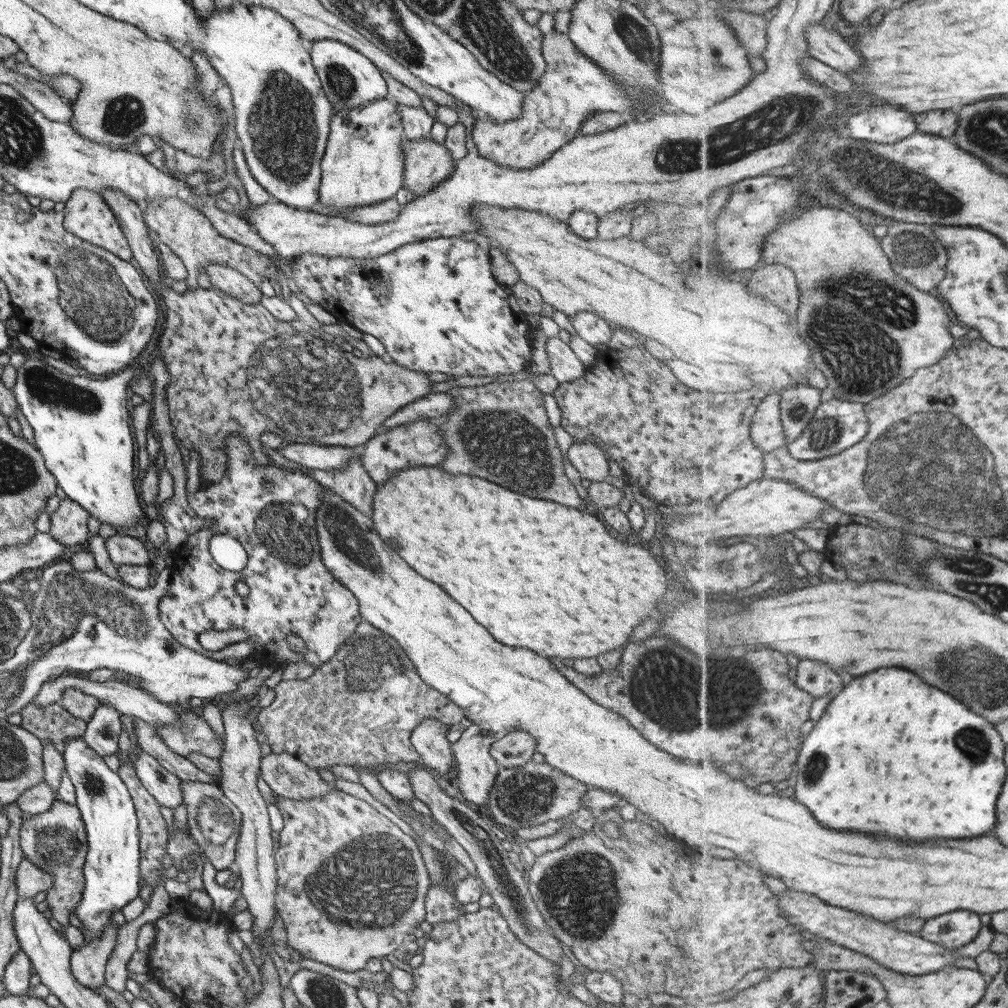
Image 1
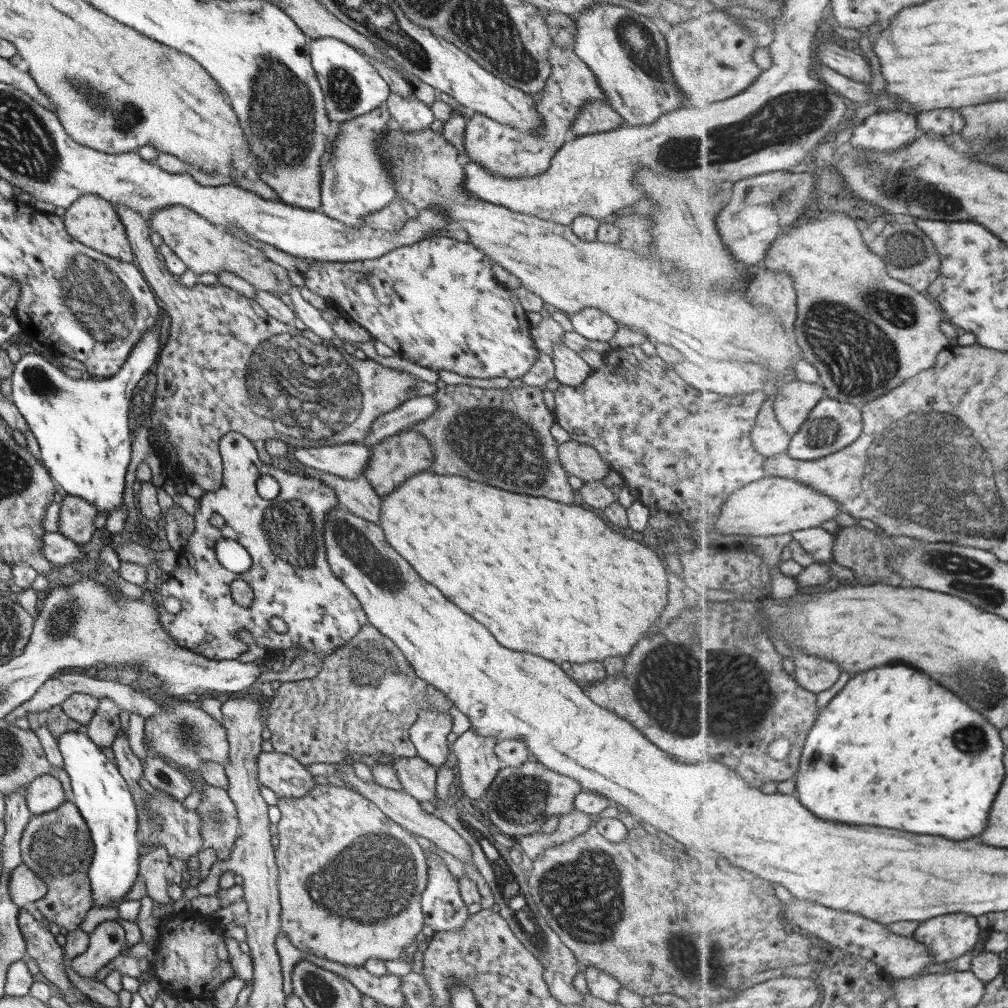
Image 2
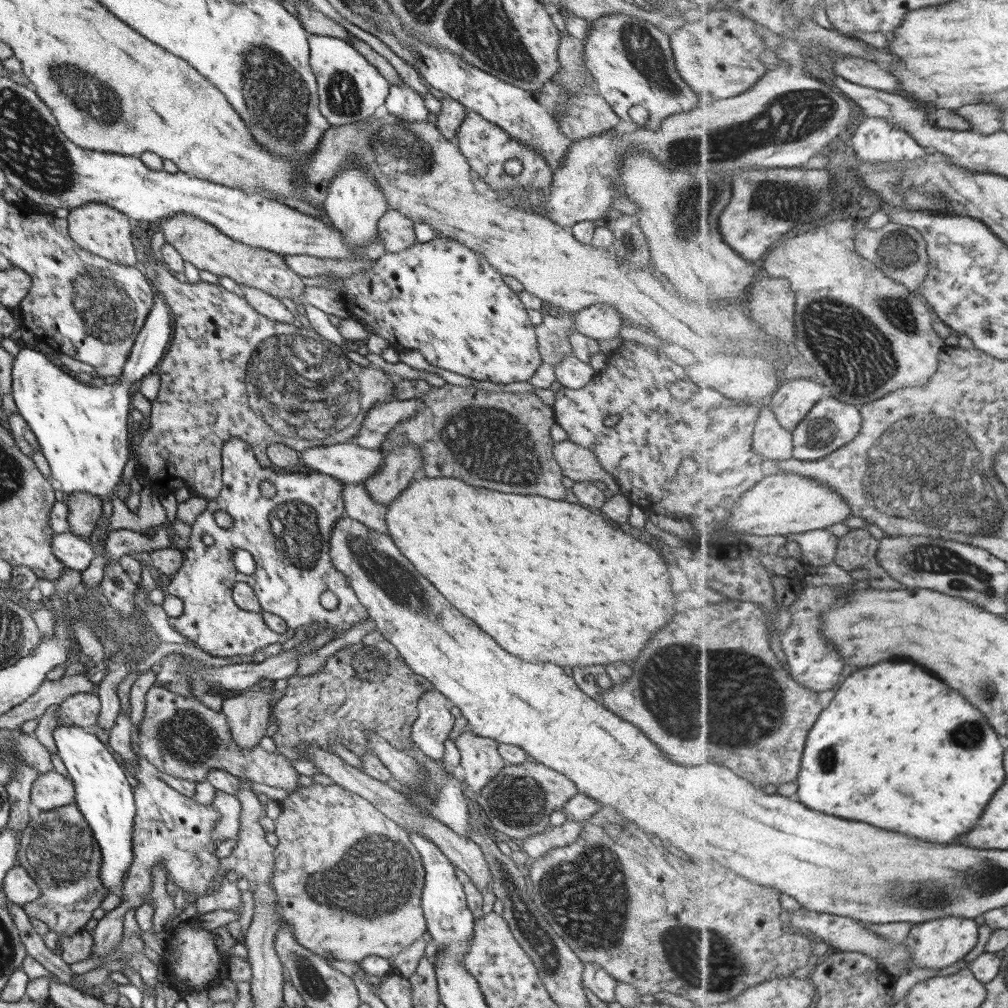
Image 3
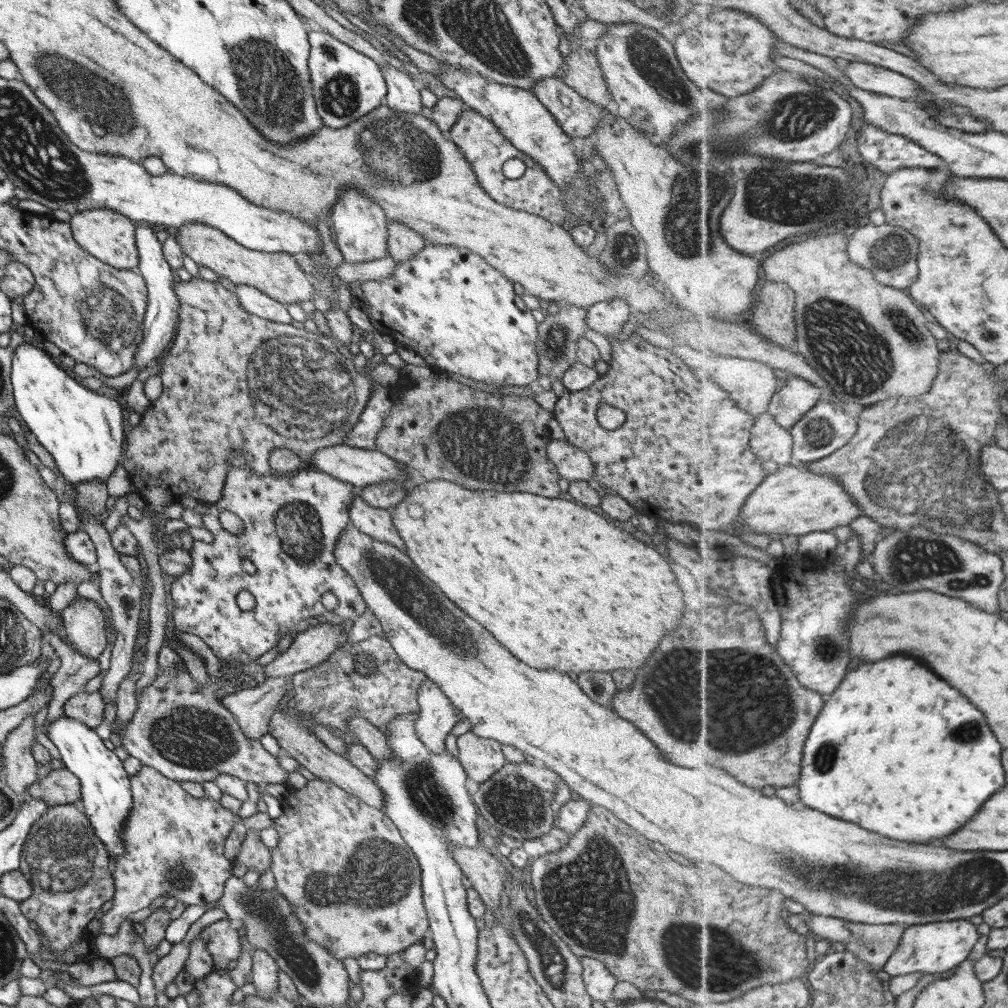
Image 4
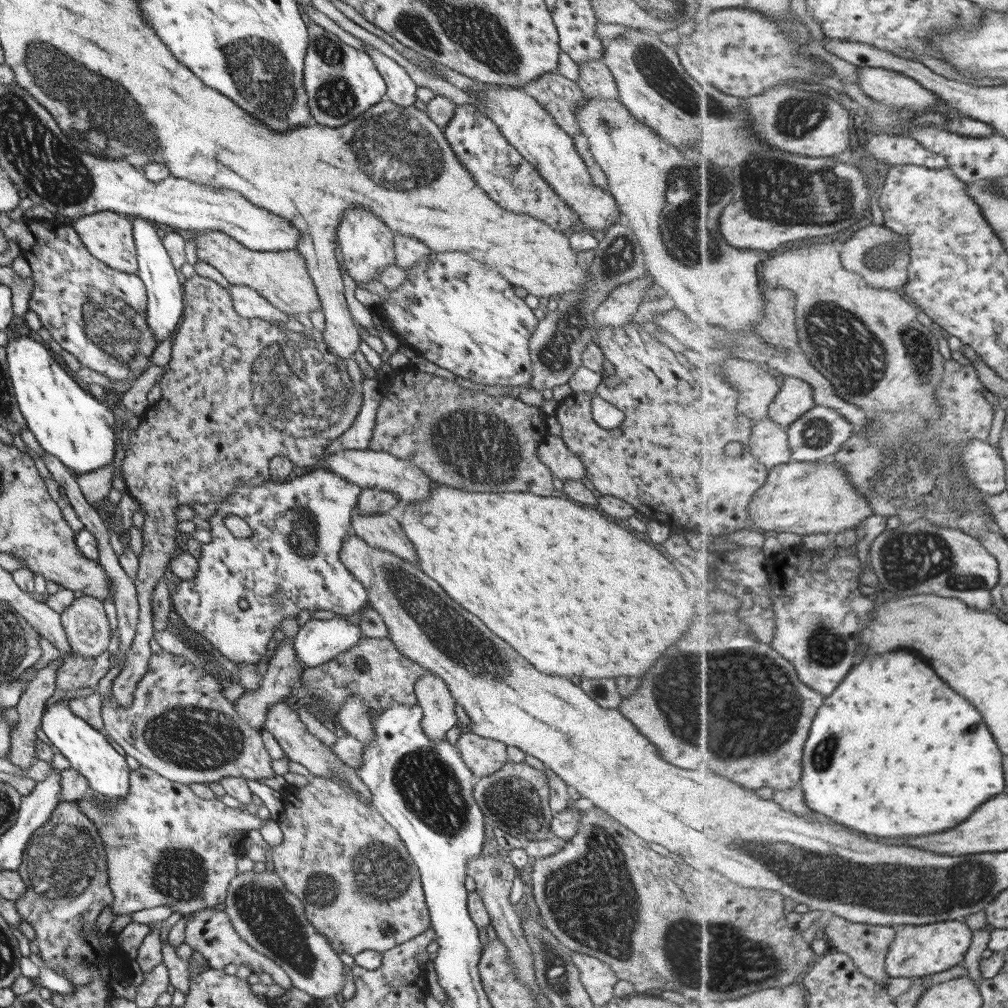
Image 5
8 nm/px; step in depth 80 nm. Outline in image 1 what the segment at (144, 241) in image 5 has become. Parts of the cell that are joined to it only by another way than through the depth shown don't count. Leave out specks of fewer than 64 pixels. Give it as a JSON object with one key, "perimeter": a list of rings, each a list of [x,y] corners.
{"perimeter":[[[27,358],[16,368],[17,378],[12,389],[16,406],[32,428],[35,449],[41,455],[45,469],[53,475],[56,485],[68,499],[87,510],[90,516],[97,518],[100,523],[113,525],[118,534],[121,528],[127,528],[137,520],[148,521],[133,490],[134,440],[129,431],[127,411],[127,386],[138,376],[141,361],[135,358],[131,366],[110,374],[105,380],[90,380],[85,376],[67,376],[41,360]]]}

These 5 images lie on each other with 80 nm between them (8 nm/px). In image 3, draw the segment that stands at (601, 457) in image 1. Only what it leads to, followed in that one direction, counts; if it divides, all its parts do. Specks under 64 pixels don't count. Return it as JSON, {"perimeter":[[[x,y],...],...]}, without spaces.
{"perimeter":[[[560,441],[552,444],[552,454],[559,466],[562,476],[577,481],[607,480],[607,472],[601,469],[595,455],[582,446],[571,441]]]}

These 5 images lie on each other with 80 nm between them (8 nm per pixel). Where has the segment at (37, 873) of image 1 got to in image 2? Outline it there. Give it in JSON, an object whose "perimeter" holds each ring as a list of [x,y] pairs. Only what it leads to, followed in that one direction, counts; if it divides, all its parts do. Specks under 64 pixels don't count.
{"perimeter":[[[22,863],[11,870],[7,884],[9,898],[18,908],[39,900],[46,891],[46,884]]]}

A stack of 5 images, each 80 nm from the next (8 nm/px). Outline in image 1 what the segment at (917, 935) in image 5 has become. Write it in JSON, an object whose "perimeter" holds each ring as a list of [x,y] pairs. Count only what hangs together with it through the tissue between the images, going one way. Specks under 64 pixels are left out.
{"perimeter":[[[957,910],[928,919],[919,936],[955,951],[973,943],[982,927],[979,914],[970,910]]]}

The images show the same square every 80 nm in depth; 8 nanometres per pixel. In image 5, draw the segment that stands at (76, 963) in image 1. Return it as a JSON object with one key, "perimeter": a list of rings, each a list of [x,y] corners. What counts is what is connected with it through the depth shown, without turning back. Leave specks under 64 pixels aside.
{"perimeter":[[[141,765],[128,772],[127,796],[123,800],[105,804],[89,797],[75,804],[95,825],[104,846],[107,883],[113,898],[110,908],[114,917],[153,906],[168,906],[171,912],[182,915],[222,907],[229,881],[237,875],[236,852],[241,852],[244,835],[265,824],[255,815],[224,806],[217,798],[196,796],[188,785],[171,782]]]}

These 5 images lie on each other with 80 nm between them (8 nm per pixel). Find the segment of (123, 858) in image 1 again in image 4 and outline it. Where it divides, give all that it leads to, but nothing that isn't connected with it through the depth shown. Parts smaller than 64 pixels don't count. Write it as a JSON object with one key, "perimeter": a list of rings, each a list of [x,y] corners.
{"perimeter":[[[65,714],[53,719],[46,726],[46,736],[56,746],[64,767],[79,779],[81,798],[78,806],[91,824],[95,836],[106,848],[109,868],[114,867],[115,860],[119,860],[119,856],[123,854],[123,822],[127,820],[127,814],[133,806],[130,782],[122,761],[92,728]]]}

